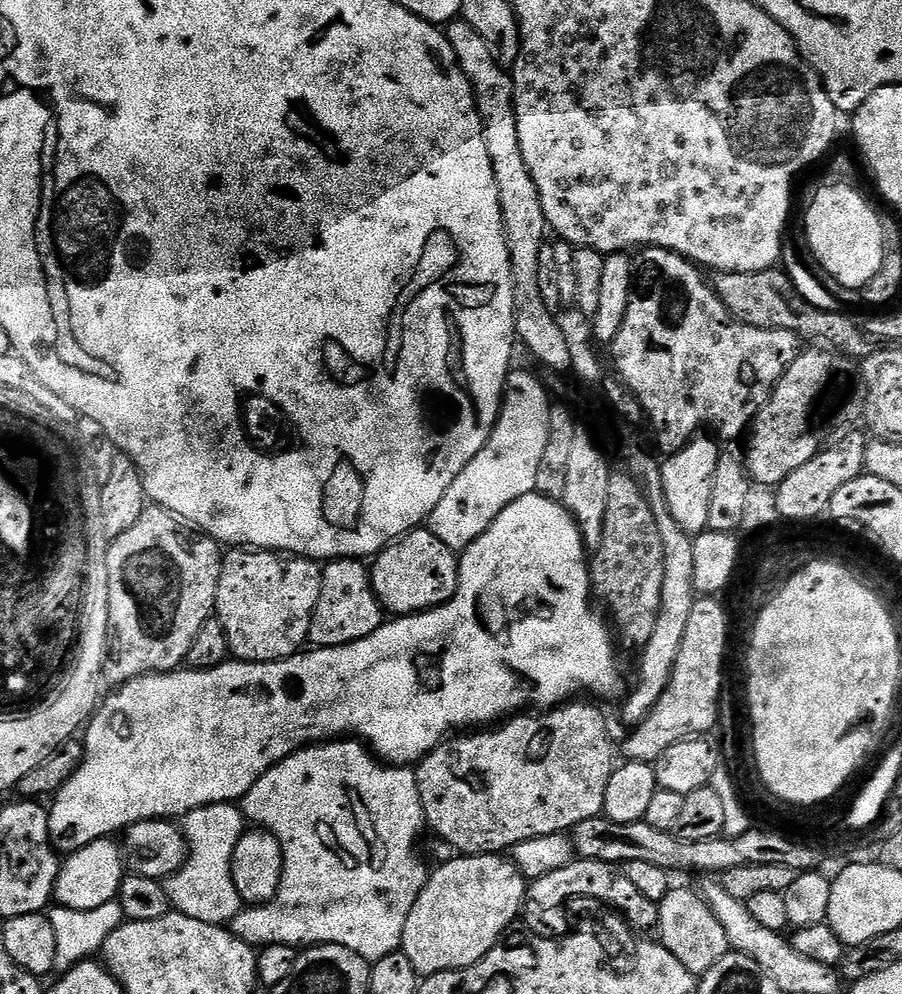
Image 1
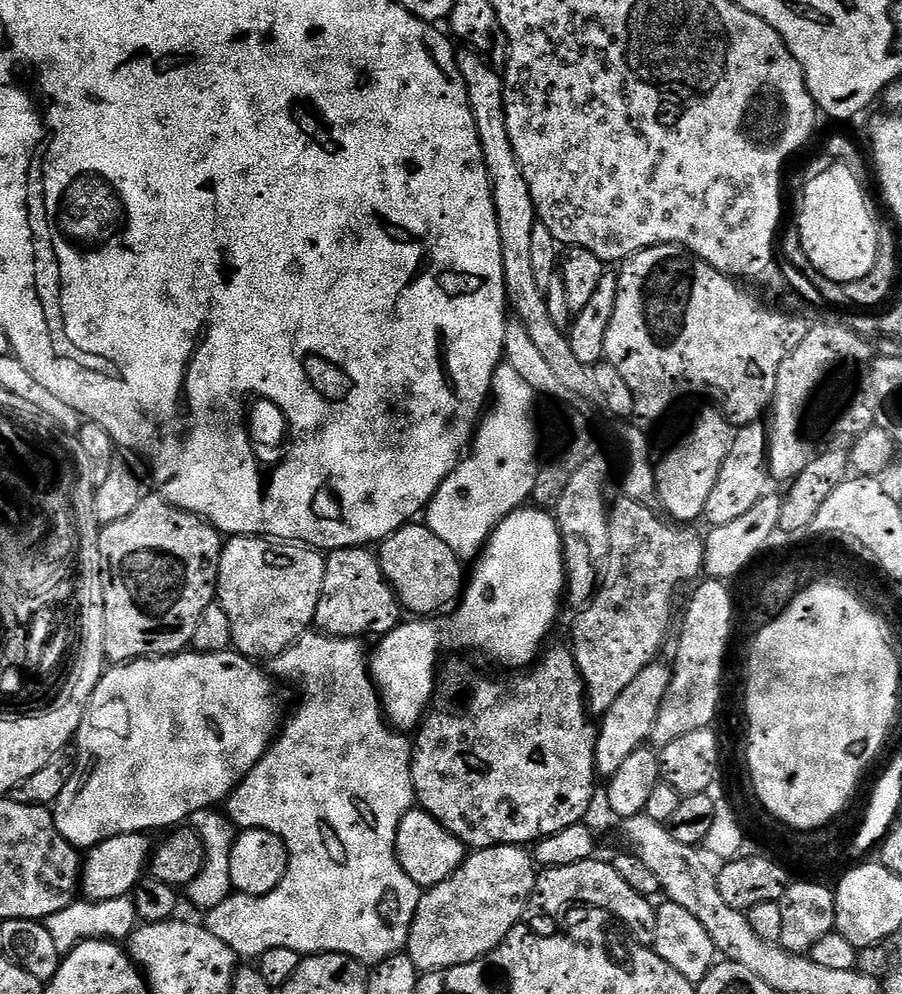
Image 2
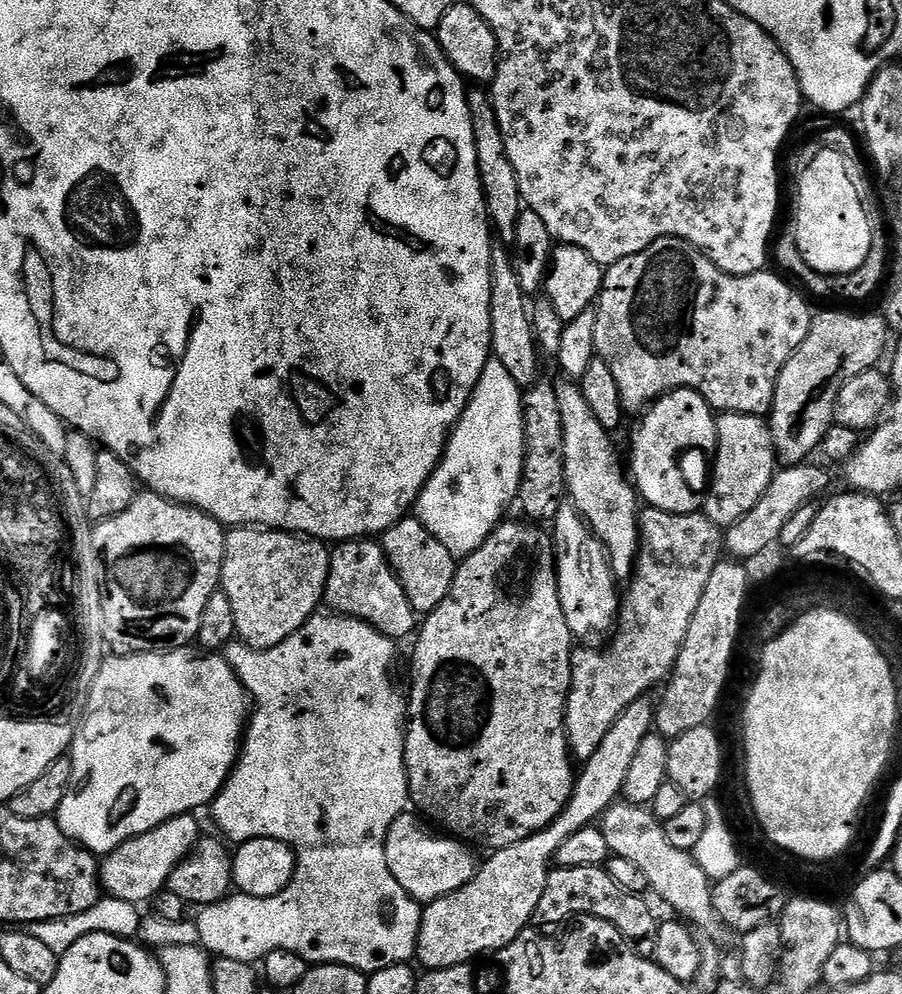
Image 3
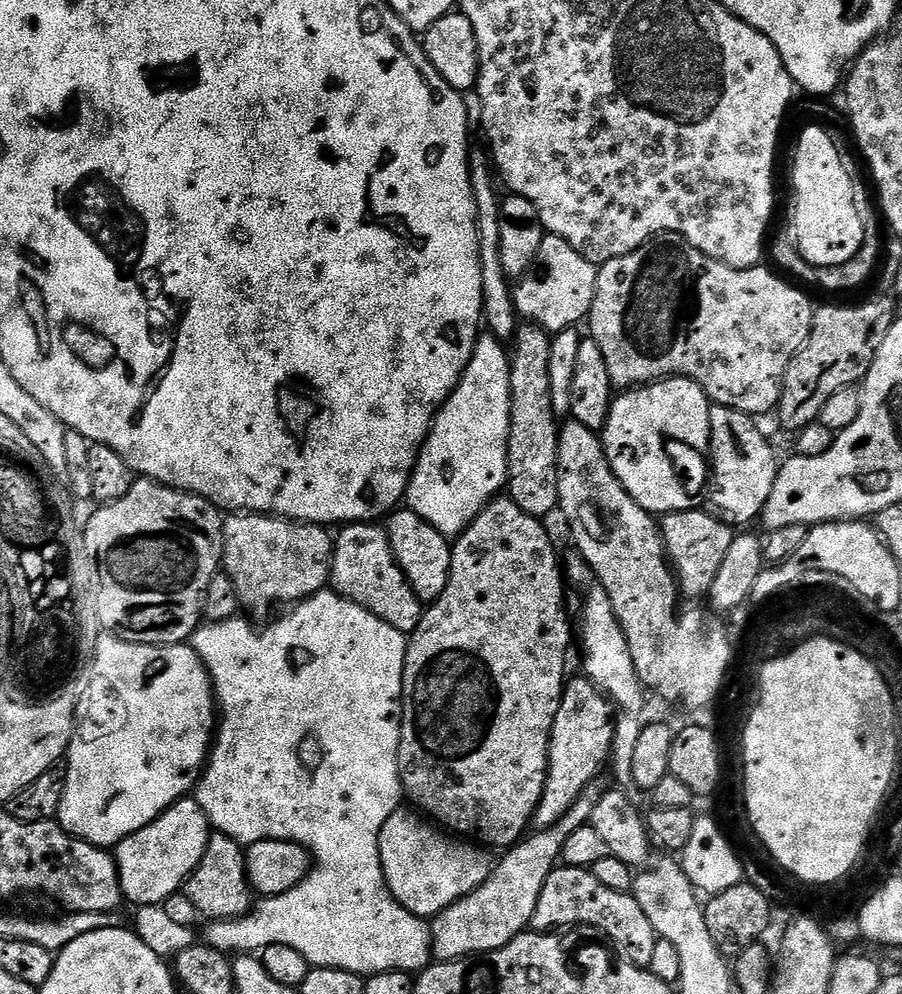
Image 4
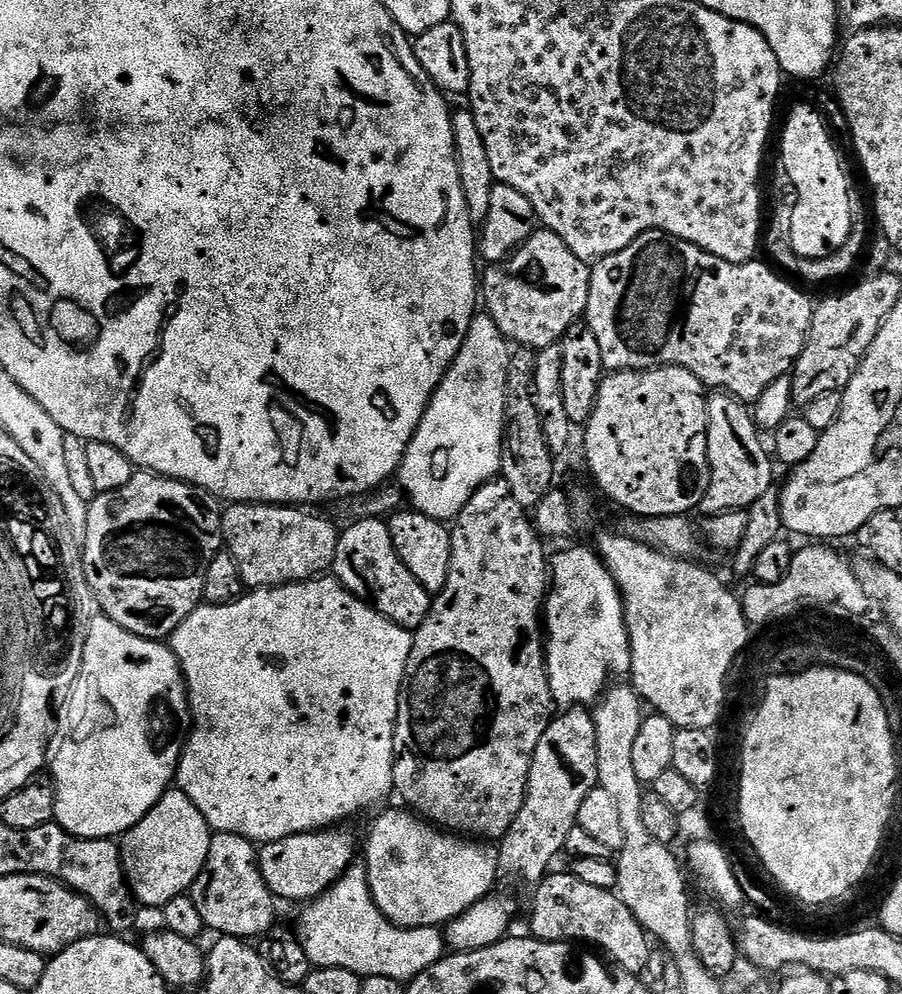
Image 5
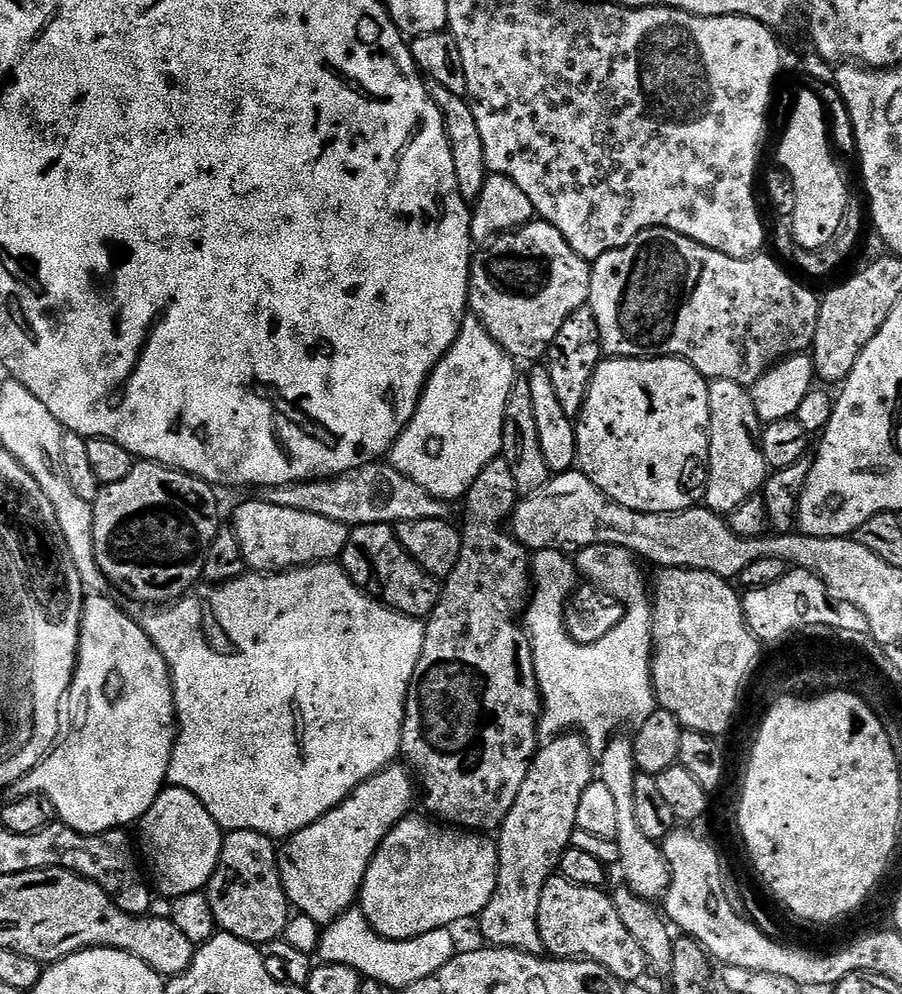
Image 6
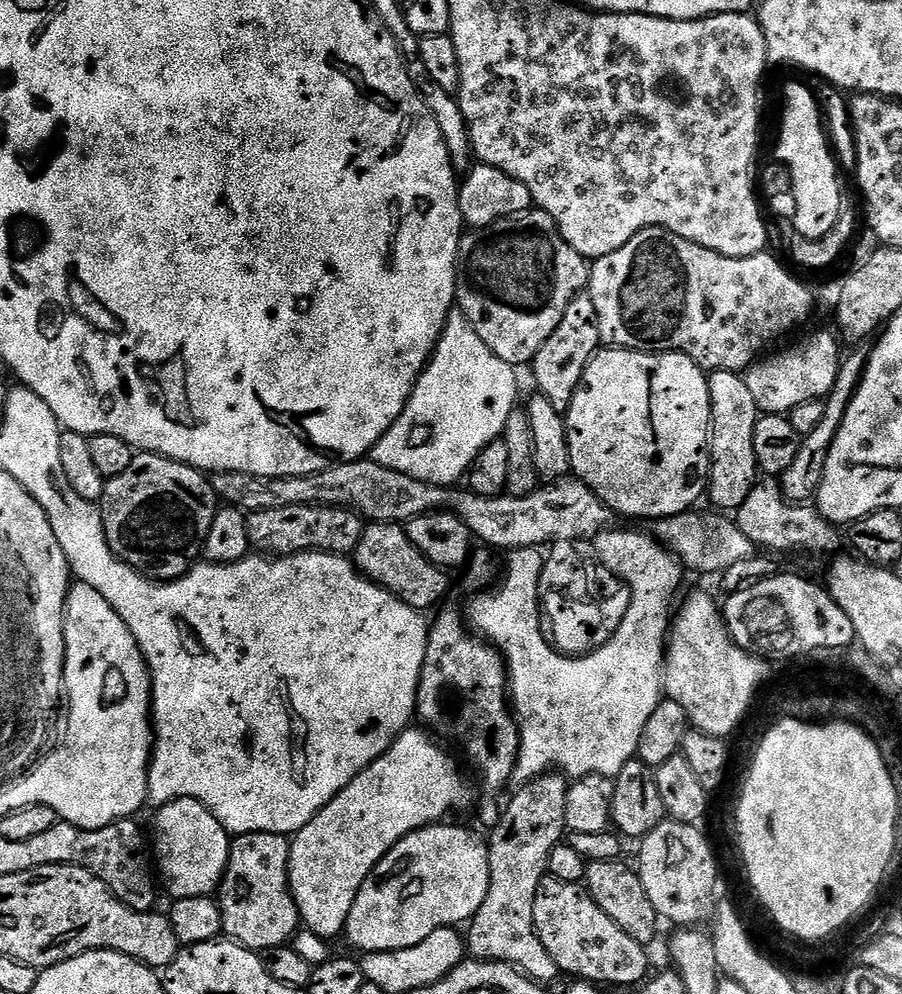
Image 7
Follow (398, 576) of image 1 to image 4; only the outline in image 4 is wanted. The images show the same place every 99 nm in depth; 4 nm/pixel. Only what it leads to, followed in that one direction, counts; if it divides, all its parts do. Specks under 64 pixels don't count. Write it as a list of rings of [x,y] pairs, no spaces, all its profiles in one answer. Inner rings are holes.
[[[396,510],[387,517],[386,531],[394,558],[406,574],[414,594],[422,602],[437,600],[446,590],[452,565],[452,544],[449,537],[443,536],[430,522],[410,510]]]

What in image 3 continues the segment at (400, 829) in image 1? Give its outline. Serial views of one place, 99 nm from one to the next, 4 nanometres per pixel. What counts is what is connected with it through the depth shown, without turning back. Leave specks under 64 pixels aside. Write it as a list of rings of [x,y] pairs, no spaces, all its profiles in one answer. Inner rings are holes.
[[[317,614],[311,616],[297,632],[290,634],[278,646],[273,648],[252,648],[243,642],[233,642],[226,649],[229,666],[238,674],[242,686],[248,691],[251,704],[250,719],[242,741],[240,757],[228,775],[228,781],[220,787],[220,792],[210,805],[212,816],[216,819],[219,835],[229,841],[243,842],[255,836],[274,838],[289,844],[296,854],[296,872],[292,881],[277,896],[270,898],[254,898],[241,895],[240,904],[228,904],[227,899],[213,904],[205,904],[196,916],[196,936],[199,947],[216,958],[234,958],[234,962],[246,962],[255,965],[263,961],[270,950],[290,950],[304,960],[317,964],[345,964],[354,970],[371,974],[386,966],[409,963],[416,955],[418,930],[420,929],[421,901],[415,900],[402,886],[398,886],[398,878],[390,874],[390,866],[386,866],[386,837],[393,822],[405,815],[409,807],[408,775],[404,761],[404,733],[406,731],[406,700],[398,689],[392,685],[392,659],[396,656],[397,645],[383,636],[374,626],[356,620],[352,616],[339,614]]]

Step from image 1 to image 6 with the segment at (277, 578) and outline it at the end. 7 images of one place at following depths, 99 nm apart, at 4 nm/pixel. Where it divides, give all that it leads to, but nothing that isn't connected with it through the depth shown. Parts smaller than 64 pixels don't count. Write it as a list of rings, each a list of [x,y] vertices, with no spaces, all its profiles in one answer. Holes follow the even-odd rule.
[[[263,498],[238,505],[230,527],[238,538],[238,546],[242,546],[245,565],[256,574],[275,574],[287,572],[289,568],[305,568],[307,564],[339,561],[350,531],[342,522],[274,506]]]

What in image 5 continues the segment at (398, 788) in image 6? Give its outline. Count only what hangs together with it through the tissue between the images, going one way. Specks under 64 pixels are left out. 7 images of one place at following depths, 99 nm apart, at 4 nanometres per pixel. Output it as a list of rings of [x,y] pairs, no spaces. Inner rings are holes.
[[[333,826],[318,832],[294,834],[263,845],[259,849],[260,869],[272,893],[281,901],[311,902],[327,888],[333,888],[355,861],[352,859],[356,856],[356,836],[346,829],[344,826]]]

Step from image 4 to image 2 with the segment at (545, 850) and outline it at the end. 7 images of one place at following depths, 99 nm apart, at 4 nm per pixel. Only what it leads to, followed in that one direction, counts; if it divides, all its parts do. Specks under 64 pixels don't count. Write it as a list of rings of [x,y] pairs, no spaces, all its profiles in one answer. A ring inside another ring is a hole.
[[[657,658],[648,664],[626,686],[626,690],[618,696],[614,706],[603,713],[596,733],[596,771],[601,777],[610,778],[618,774],[626,758],[634,754],[634,750],[645,747],[651,741],[654,724],[658,722],[658,710],[662,710],[662,702],[666,698],[666,690],[670,690],[672,681],[672,664]],[[499,844],[473,851],[446,882],[421,895],[406,955],[421,974],[483,960],[513,935],[512,927],[529,911],[537,875],[533,853],[527,847]]]

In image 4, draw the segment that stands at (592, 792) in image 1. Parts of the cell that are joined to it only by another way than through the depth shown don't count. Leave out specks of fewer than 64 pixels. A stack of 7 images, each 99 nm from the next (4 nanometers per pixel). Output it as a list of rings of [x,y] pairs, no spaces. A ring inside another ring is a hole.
[[[501,494],[491,500],[474,518],[474,522],[470,522],[468,529],[455,537],[452,544],[450,578],[446,590],[437,600],[427,605],[420,625],[410,633],[406,650],[404,713],[400,719],[400,745],[398,746],[398,770],[403,795],[407,799],[409,796],[417,804],[415,807],[421,813],[427,814],[449,833],[460,838],[467,838],[489,849],[507,850],[513,844],[519,844],[532,824],[532,815],[536,813],[536,807],[542,798],[548,777],[548,743],[554,726],[554,718],[558,714],[560,699],[564,693],[566,683],[564,667],[568,664],[568,647],[574,644],[574,628],[573,625],[572,628],[568,625],[568,616],[564,613],[566,576],[562,571],[561,557],[560,560],[556,557],[556,548],[548,541],[548,532],[544,529],[544,524],[543,519],[526,514],[526,510],[522,510],[522,506],[518,506],[518,502],[514,502],[511,495]]]

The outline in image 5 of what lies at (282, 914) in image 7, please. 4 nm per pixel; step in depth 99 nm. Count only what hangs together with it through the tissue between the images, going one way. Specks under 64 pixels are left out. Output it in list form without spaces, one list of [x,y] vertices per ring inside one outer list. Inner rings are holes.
[[[218,832],[210,842],[209,858],[199,876],[198,903],[202,910],[205,929],[216,931],[220,936],[237,938],[263,938],[273,931],[278,898],[270,890],[260,869],[257,845],[238,834]]]

